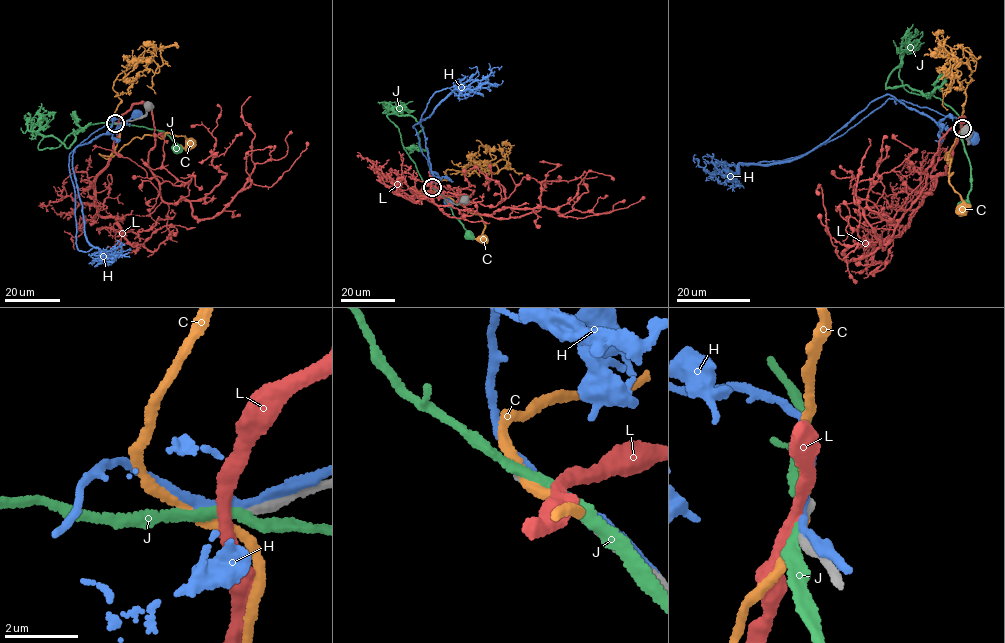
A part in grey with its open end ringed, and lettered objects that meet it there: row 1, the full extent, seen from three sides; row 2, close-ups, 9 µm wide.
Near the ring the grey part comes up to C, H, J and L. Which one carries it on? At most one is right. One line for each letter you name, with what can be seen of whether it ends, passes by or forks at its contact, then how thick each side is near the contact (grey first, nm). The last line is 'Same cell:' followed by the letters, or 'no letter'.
Same cell: no letter

